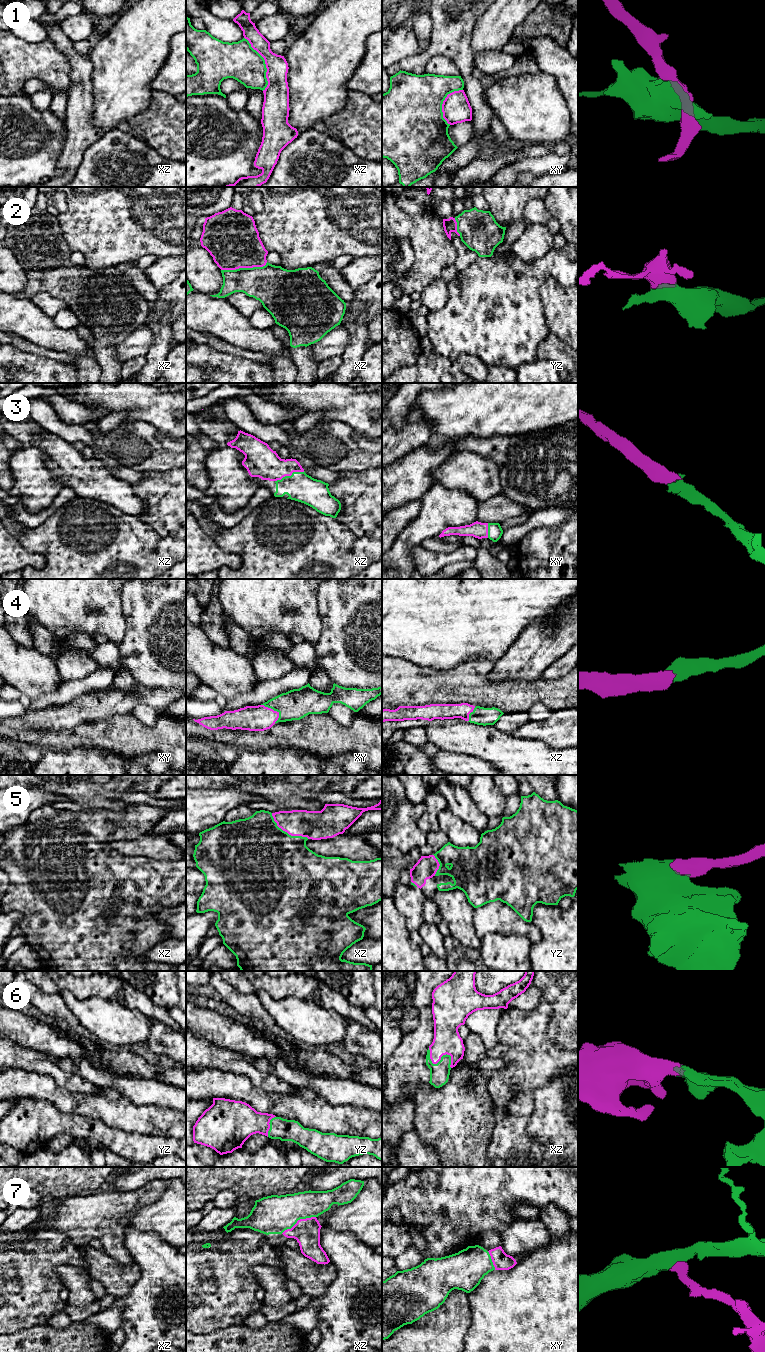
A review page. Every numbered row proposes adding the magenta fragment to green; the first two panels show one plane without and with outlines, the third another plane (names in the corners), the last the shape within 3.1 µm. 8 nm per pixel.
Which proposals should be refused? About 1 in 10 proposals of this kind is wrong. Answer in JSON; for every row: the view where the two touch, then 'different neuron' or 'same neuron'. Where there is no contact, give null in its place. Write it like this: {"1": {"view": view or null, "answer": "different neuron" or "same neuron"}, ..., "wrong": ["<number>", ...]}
{"1": {"view": "xz", "answer": "different neuron"}, "2": {"view": "xz", "answer": "same neuron"}, "3": {"view": "xz", "answer": "same neuron"}, "4": {"view": "xy", "answer": "same neuron"}, "5": {"view": "xz", "answer": "same neuron"}, "6": {"view": "xz", "answer": "same neuron"}, "7": {"view": "xz", "answer": "same neuron"}, "wrong": ["1"]}

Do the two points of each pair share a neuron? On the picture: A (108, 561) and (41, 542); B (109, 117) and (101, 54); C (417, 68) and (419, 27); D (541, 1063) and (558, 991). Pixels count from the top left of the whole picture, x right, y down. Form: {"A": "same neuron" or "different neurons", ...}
{"A": "same neuron", "B": "same neuron", "C": "different neurons", "D": "different neurons"}

